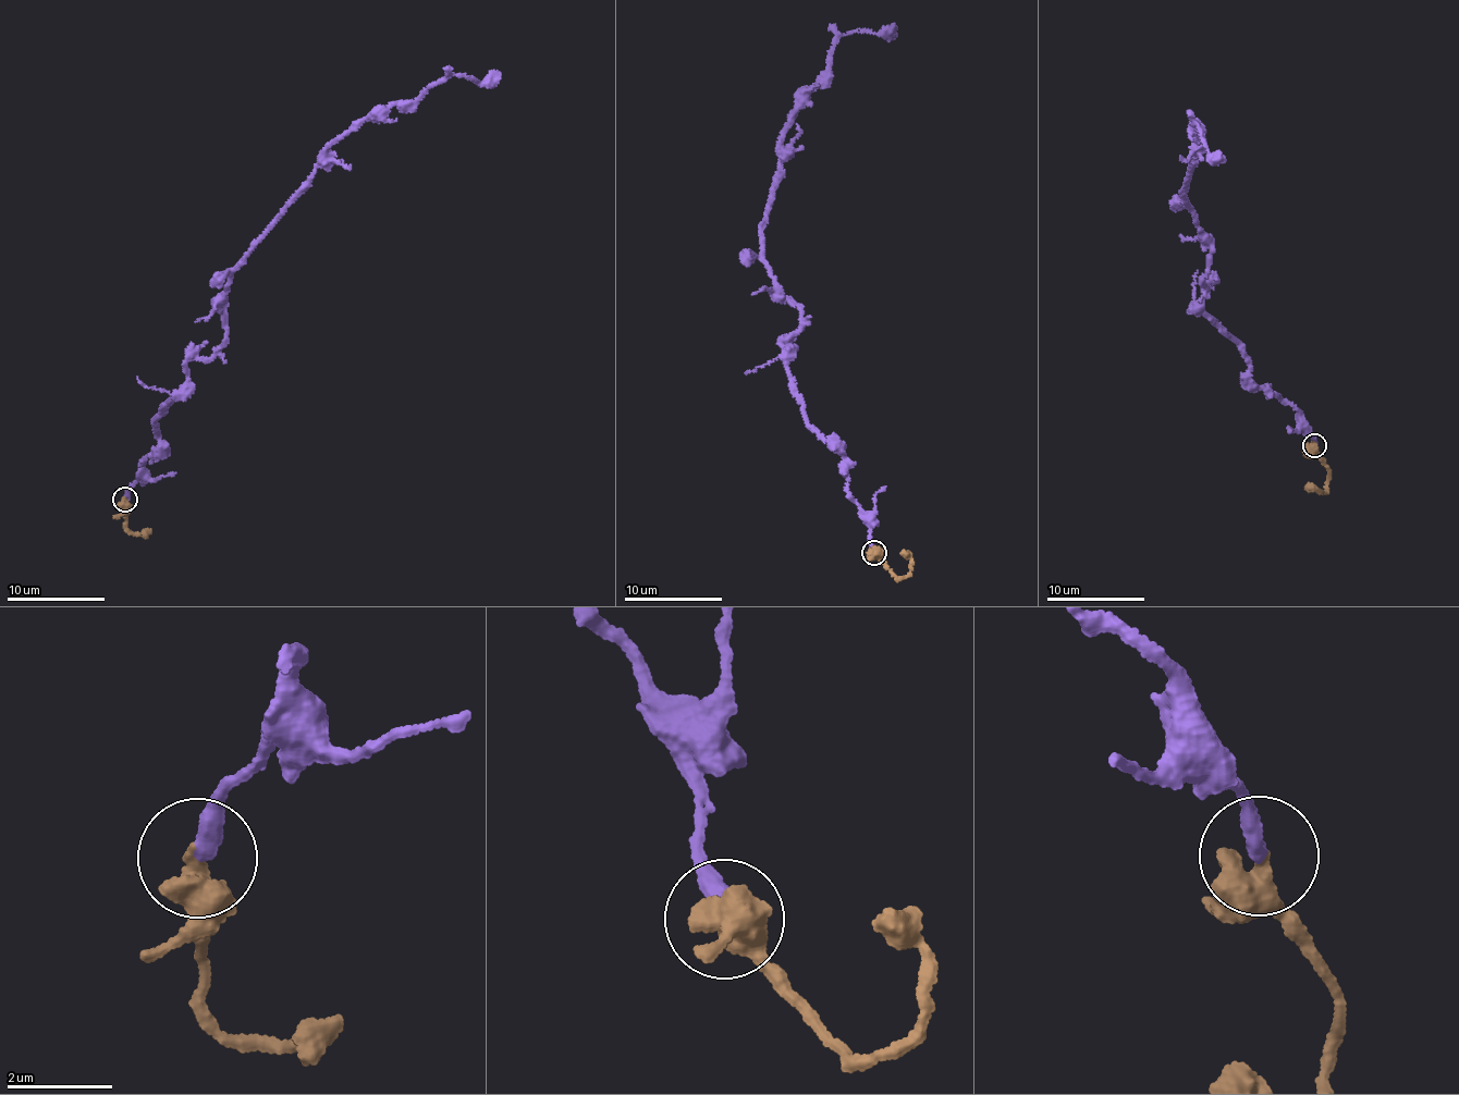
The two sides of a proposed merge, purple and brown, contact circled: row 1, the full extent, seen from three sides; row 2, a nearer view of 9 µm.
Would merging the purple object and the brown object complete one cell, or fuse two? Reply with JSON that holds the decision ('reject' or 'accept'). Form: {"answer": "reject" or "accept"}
{"answer": "accept"}

